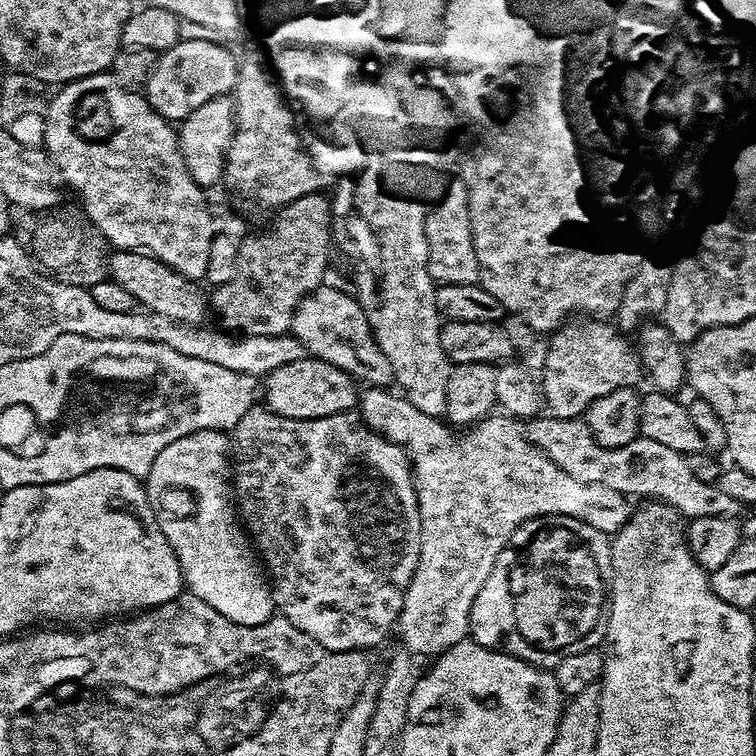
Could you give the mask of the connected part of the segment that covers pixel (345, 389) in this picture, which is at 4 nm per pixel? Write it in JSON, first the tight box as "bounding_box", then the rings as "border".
{"bounding_box":[262,358,357,420],"border":[[[305,358],[286,362],[286,366],[278,366],[262,380],[262,396],[264,392],[263,407],[269,412],[278,414],[282,418],[295,420],[313,420],[351,413],[356,408],[357,381],[348,373],[325,360]]]}

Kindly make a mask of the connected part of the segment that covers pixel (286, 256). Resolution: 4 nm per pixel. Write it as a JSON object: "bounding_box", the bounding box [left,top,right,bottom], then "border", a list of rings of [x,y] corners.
{"bounding_box":[210,234,334,336],"border":[[[259,234],[245,235],[238,244],[233,277],[225,284],[215,285],[214,294],[210,296],[211,311],[220,315],[219,327],[238,336],[285,335],[292,327],[292,319],[301,302],[325,283],[332,250],[334,240],[262,240]]]}

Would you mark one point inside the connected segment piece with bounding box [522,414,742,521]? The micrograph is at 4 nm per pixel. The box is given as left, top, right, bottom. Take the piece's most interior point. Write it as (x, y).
(641, 468)

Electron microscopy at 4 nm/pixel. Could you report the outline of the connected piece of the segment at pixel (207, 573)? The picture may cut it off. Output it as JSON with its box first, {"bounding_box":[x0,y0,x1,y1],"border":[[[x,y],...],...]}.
{"bounding_box":[146,428,274,626],"border":[[[211,428],[201,432],[186,432],[178,438],[178,442],[170,442],[170,446],[166,446],[166,450],[162,450],[158,458],[154,458],[154,466],[150,466],[146,477],[146,491],[158,526],[178,558],[187,591],[202,598],[202,602],[214,606],[218,614],[234,622],[258,626],[274,615],[272,590],[254,555],[249,537],[242,531],[238,508],[234,503],[233,480],[229,437],[223,431]]]}

